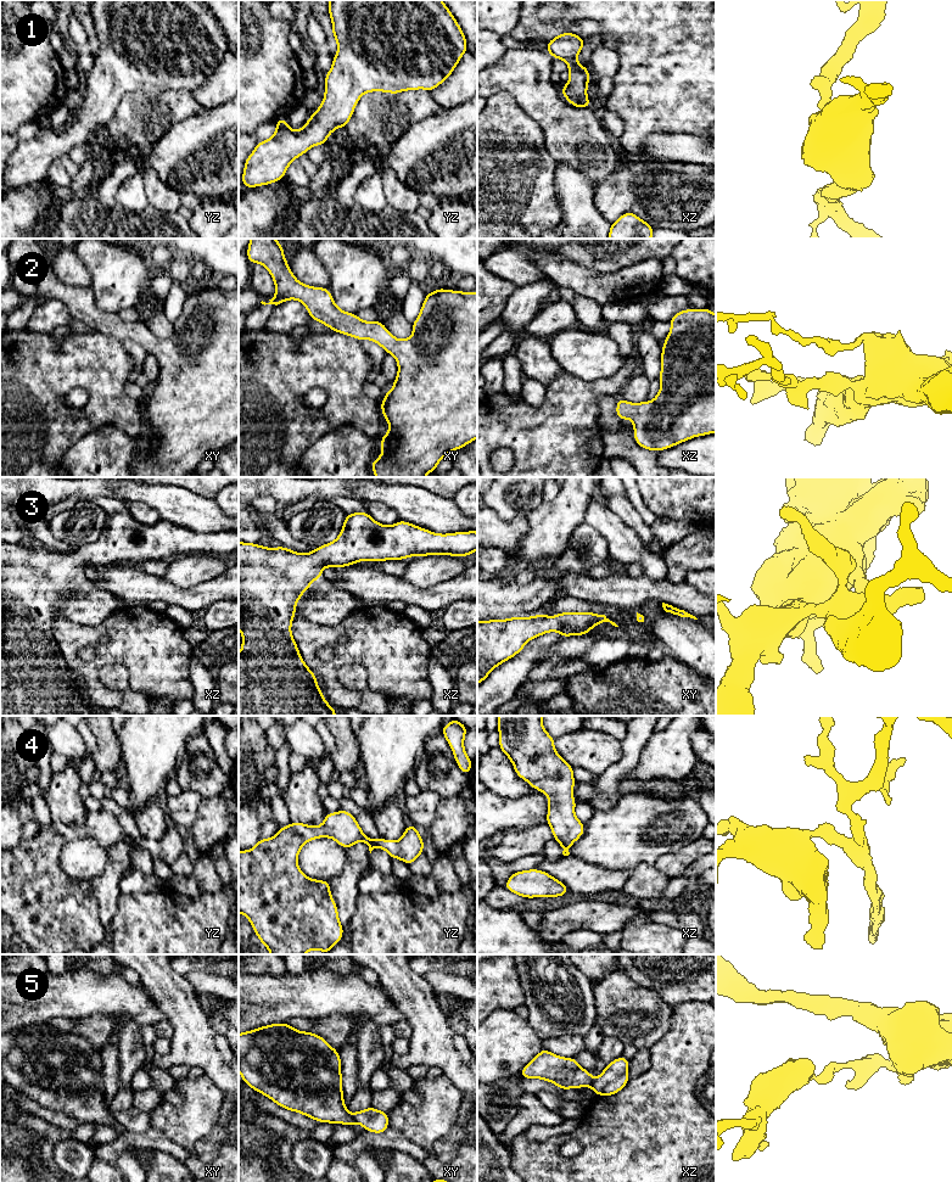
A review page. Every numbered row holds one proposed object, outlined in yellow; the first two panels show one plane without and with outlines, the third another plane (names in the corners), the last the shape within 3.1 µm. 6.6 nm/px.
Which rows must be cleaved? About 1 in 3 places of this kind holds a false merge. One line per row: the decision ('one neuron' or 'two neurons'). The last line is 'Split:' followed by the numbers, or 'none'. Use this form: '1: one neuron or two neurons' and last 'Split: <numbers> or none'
1: one neuron
2: one neuron
3: one neuron
4: one neuron
5: two neurons
Split: 5

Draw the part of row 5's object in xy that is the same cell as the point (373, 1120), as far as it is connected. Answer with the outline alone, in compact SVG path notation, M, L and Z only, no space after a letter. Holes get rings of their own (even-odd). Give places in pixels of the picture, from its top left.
M373 1107L352 1114L354 1122L358 1122L366 1131L382 1133L388 1128L388 1115Z

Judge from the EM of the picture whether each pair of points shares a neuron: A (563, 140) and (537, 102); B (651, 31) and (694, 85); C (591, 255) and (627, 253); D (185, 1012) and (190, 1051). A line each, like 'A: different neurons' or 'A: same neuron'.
A: same neuron
B: same neuron
C: same neuron
D: same neuron

